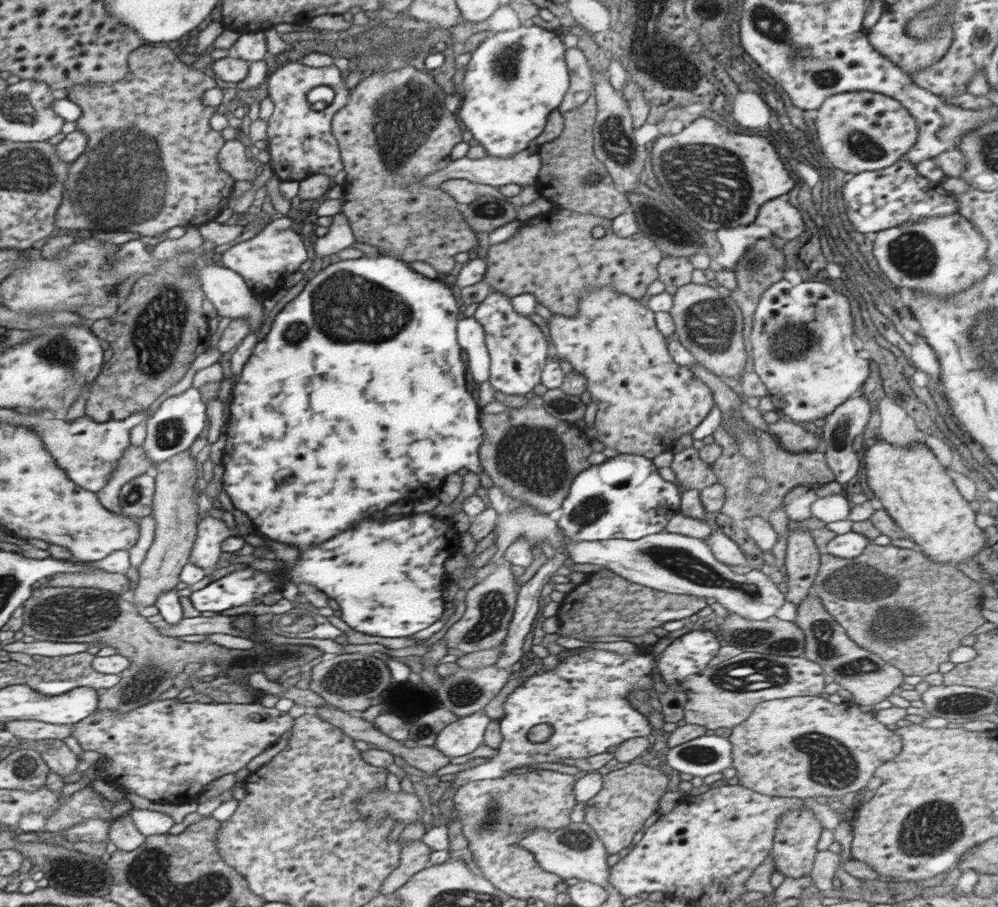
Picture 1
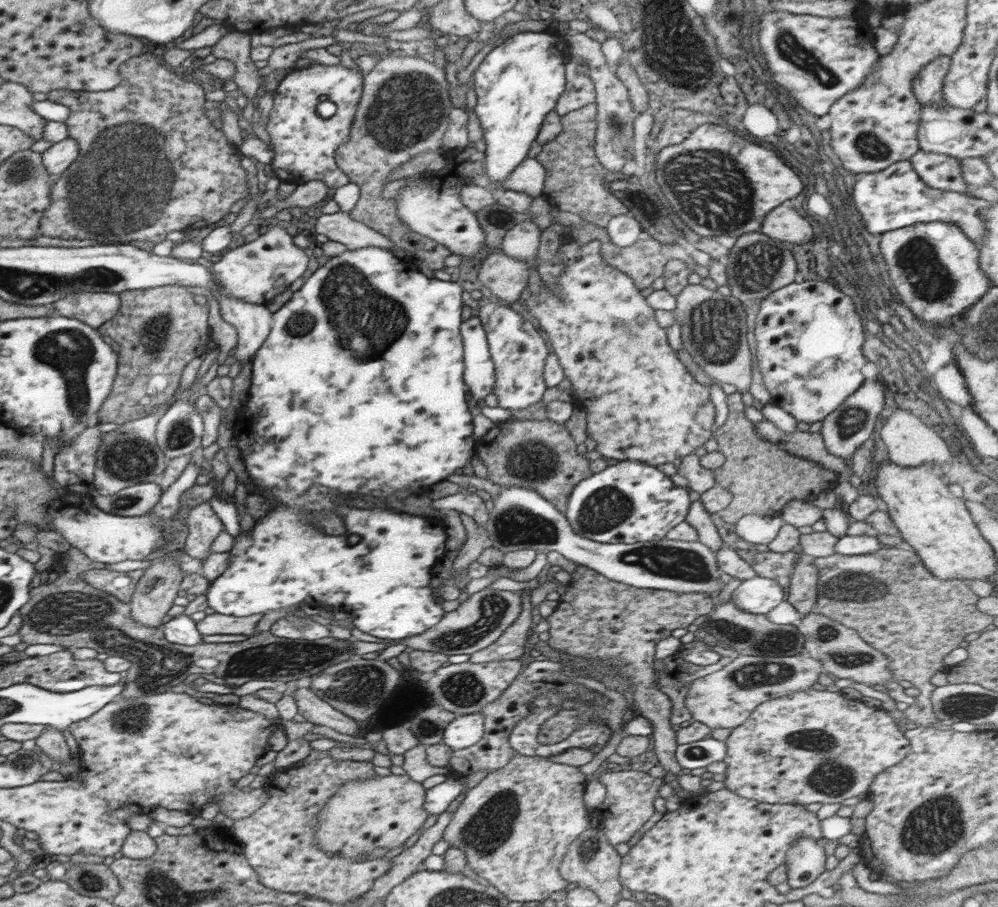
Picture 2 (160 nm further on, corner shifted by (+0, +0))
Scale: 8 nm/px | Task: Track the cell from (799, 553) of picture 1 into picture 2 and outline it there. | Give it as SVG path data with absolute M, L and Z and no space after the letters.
M805 555L799 556L795 564L786 600L804 616L813 612L817 604L817 589L819 587L819 572L815 564L805 560Z

